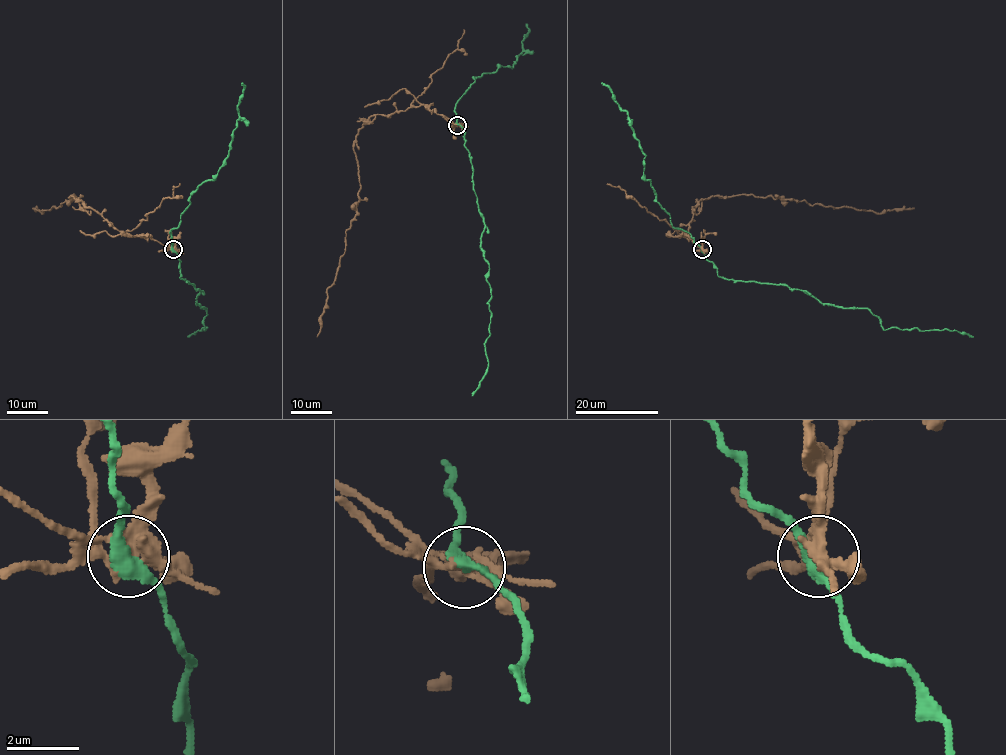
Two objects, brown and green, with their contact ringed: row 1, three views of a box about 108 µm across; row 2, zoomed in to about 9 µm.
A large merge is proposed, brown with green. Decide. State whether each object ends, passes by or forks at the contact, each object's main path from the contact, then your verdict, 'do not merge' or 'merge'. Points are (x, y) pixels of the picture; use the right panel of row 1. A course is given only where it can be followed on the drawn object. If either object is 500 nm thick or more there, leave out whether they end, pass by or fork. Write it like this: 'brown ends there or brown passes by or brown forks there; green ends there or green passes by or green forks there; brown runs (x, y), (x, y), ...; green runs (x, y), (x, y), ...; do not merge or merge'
brown forks there; green passes by; brown runs (702, 249), (682, 235), (688, 231), (691, 209), (709, 197), (754, 194), (878, 213), (914, 208); green runs (702, 249), (719, 276), (785, 285), (812, 295), (822, 303), (868, 308), (884, 329), (948, 329), (973, 336); do not merge

